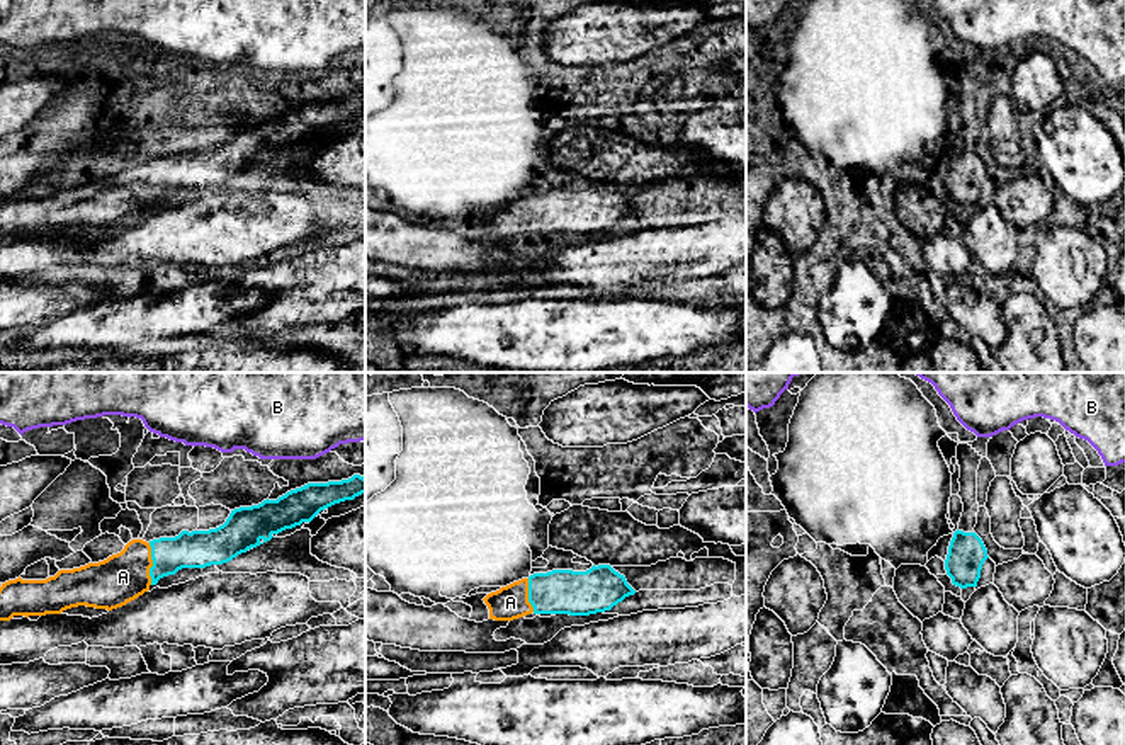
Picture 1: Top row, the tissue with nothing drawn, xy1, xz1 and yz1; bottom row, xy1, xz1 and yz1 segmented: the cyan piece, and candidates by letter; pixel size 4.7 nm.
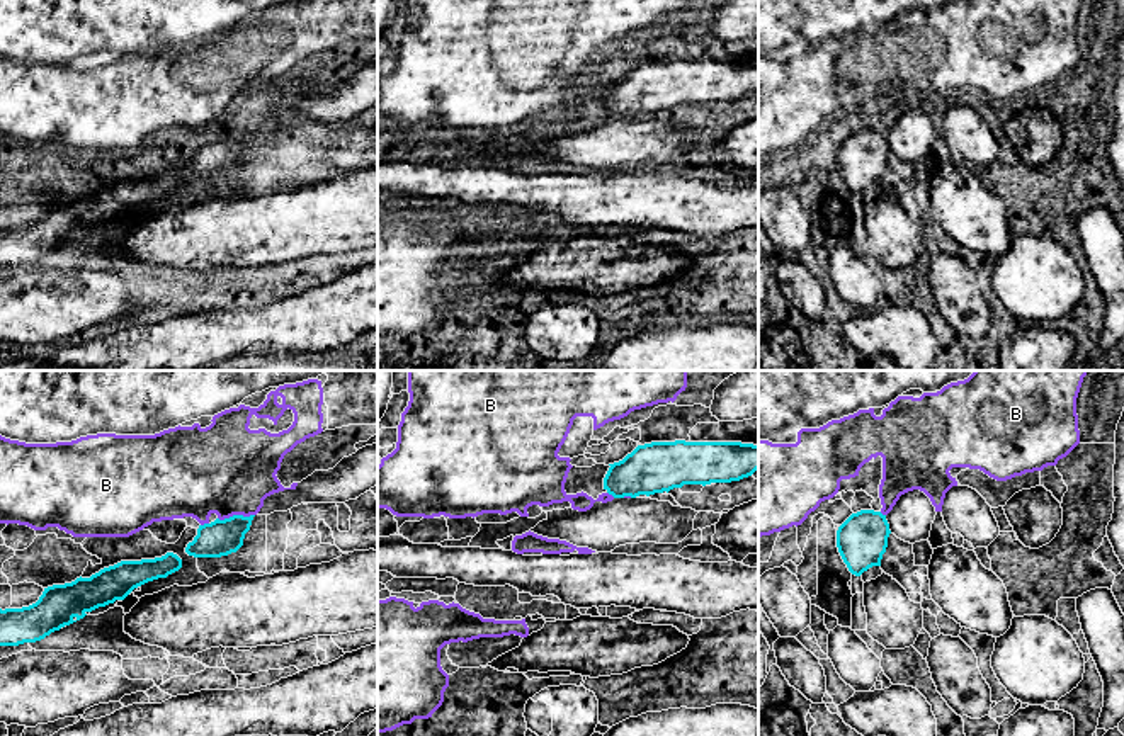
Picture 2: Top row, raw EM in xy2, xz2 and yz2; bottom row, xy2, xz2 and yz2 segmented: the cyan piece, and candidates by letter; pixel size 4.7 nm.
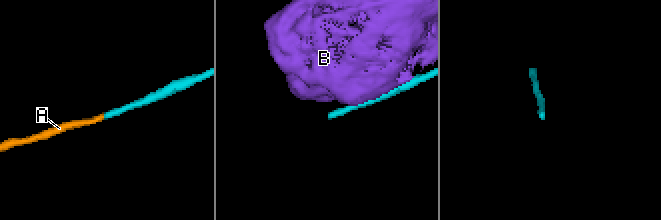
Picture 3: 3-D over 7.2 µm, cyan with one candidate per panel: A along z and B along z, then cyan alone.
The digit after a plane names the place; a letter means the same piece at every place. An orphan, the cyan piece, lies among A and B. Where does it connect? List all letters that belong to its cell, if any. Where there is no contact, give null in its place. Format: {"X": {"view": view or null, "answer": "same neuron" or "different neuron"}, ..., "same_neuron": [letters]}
{"A": {"view": "xy1", "answer": "same neuron"}, "B": {"view": "xy2", "answer": "different neuron"}, "same_neuron": ["A"]}

